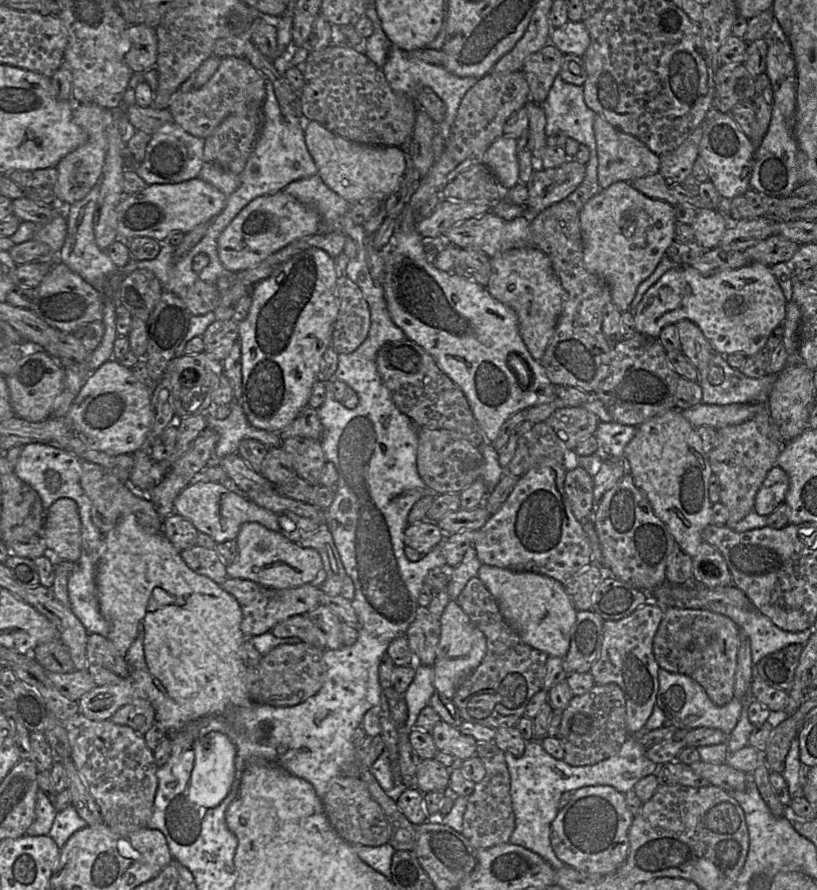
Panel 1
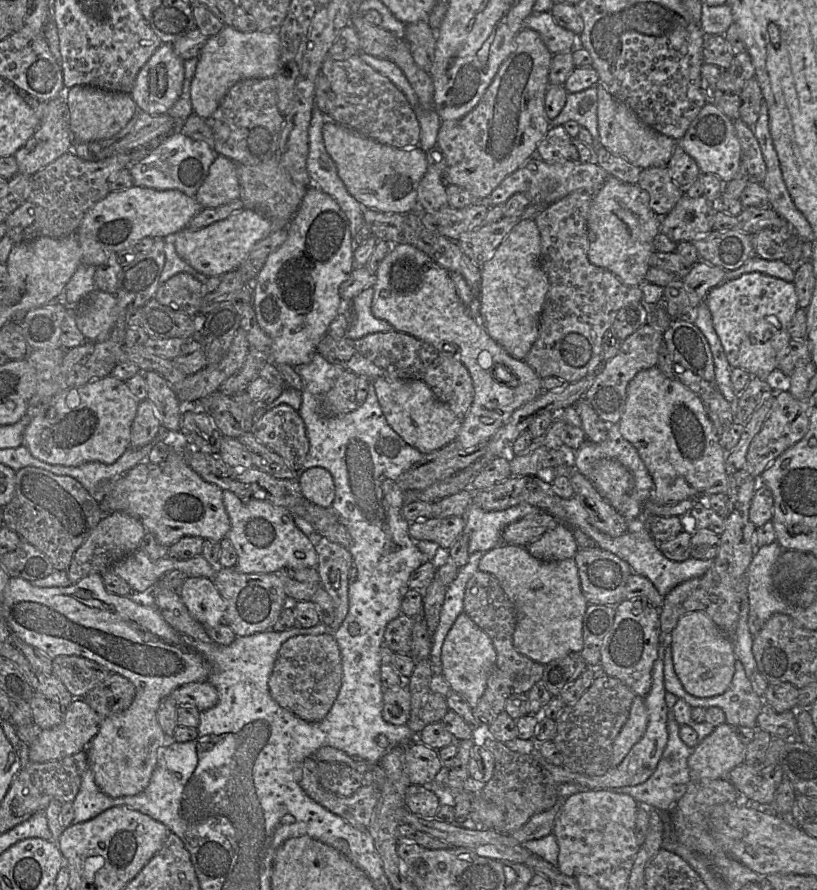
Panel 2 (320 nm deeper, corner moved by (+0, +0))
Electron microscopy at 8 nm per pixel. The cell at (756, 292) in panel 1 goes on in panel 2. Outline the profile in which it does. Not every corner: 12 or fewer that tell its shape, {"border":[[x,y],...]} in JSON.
{"border":[[746,273],[704,302],[732,368],[778,369],[794,282]]}

